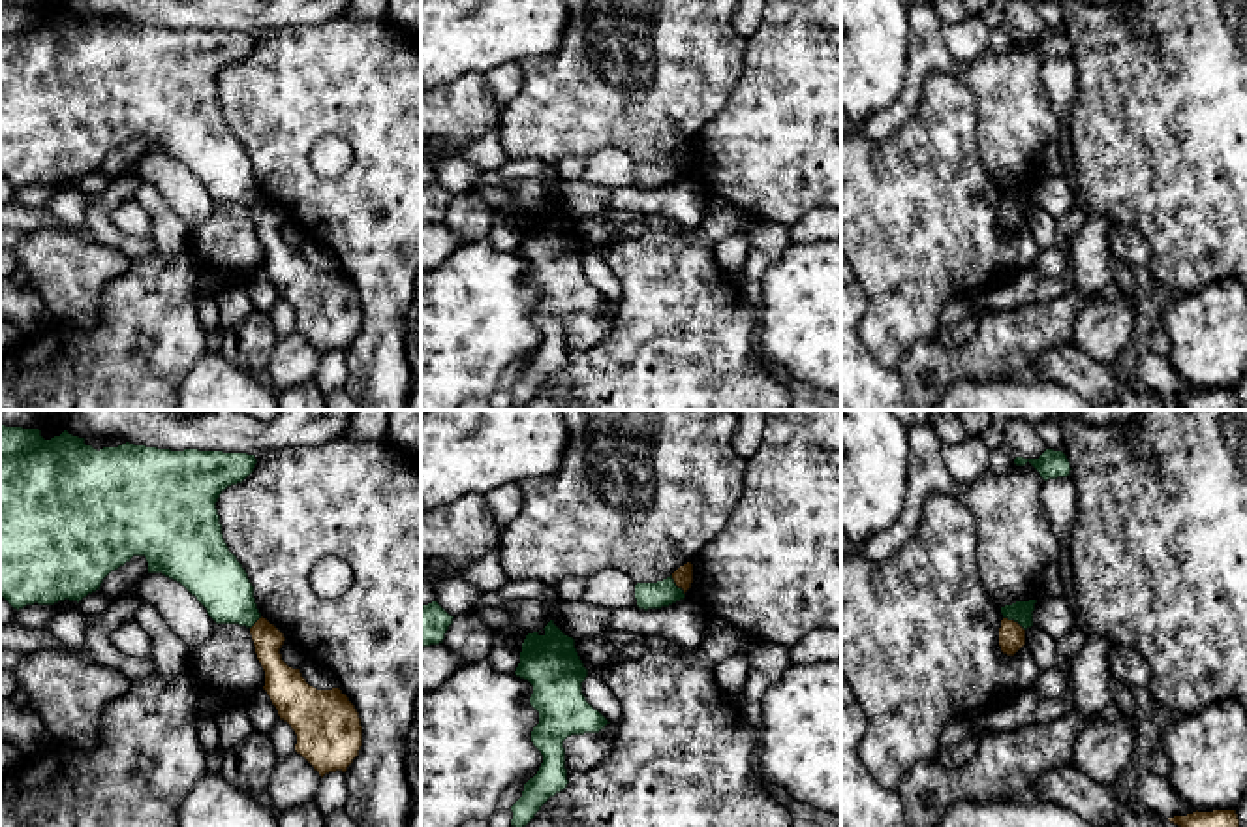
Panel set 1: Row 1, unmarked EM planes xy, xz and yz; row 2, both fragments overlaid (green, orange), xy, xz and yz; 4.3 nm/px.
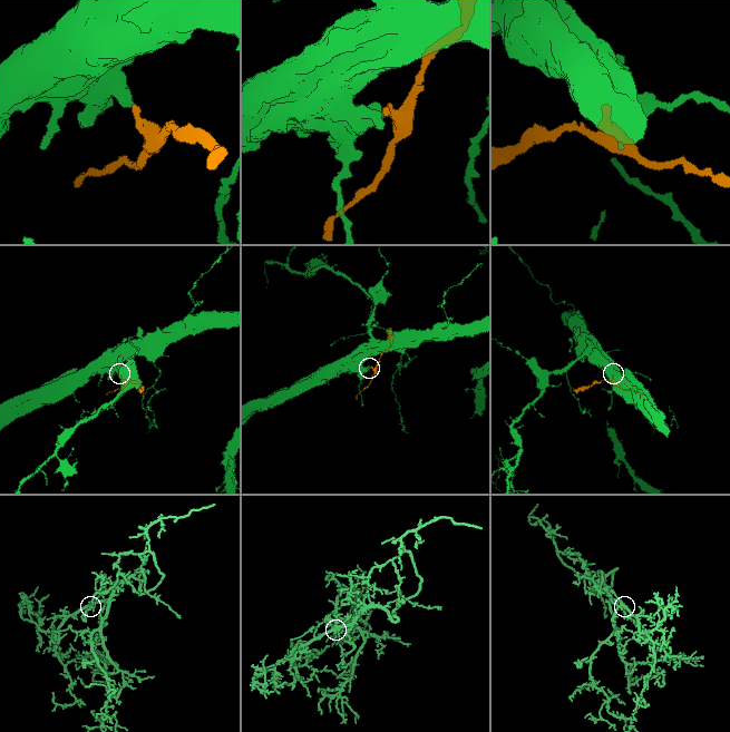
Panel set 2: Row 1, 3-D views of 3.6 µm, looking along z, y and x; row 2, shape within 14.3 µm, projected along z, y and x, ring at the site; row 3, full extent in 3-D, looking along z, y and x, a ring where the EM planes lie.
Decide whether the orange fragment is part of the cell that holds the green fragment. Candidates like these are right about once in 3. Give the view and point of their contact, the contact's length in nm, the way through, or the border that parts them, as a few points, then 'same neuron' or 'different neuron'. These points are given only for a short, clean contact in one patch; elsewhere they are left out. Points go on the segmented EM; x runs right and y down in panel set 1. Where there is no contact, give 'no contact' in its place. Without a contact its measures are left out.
contact yz (1015, 621); length 110 nm; border yz (1003, 617), (1024, 630); different neuron

